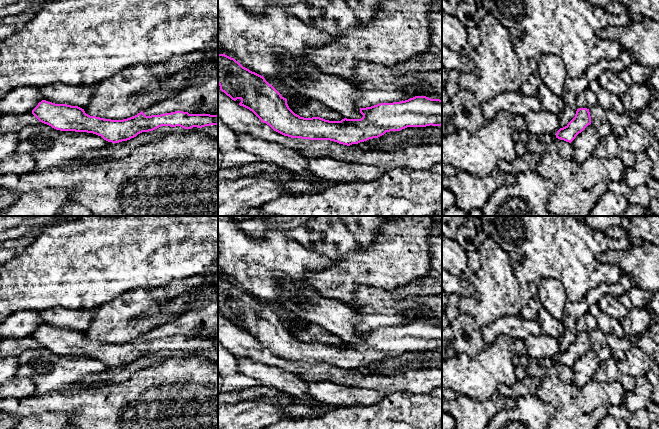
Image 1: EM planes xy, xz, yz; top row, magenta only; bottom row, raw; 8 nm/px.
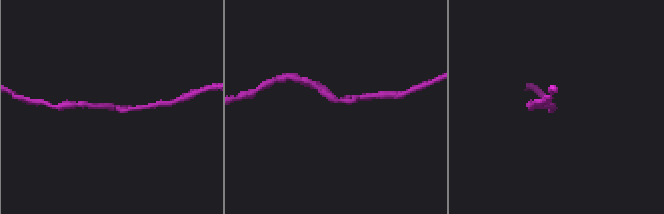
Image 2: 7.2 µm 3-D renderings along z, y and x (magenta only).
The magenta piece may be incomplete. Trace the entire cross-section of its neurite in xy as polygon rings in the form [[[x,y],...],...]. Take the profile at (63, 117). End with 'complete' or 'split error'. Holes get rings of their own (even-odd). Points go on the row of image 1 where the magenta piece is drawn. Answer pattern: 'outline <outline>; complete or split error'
outline [[[46,100],[39,102],[32,114],[56,130],[93,133],[112,143],[130,140],[142,132],[153,131],[161,126],[191,129],[218,125],[218,115],[189,114],[183,111],[151,116],[146,116],[141,111],[123,120],[104,119],[90,116],[78,106],[55,104]]]; complete

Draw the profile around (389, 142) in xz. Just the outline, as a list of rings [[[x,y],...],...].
[[[442,126],[407,127],[400,131],[386,132],[376,138],[382,147],[380,152],[397,151],[398,146],[404,146],[414,139],[426,139],[431,136],[442,135]]]

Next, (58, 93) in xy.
[[[55,83],[40,87],[44,100],[55,104],[88,107],[94,94],[96,85],[89,87],[75,87],[73,85]]]

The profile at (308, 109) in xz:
[[[287,99],[289,108],[300,117],[312,118],[320,117],[329,121],[341,121],[344,119],[340,113],[327,109],[324,104],[316,100],[308,100],[306,102]]]

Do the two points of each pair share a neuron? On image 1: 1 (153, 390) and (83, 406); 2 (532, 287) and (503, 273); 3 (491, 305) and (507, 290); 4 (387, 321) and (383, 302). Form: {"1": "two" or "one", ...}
{"1": "one", "2": "one", "3": "one", "4": "one"}

